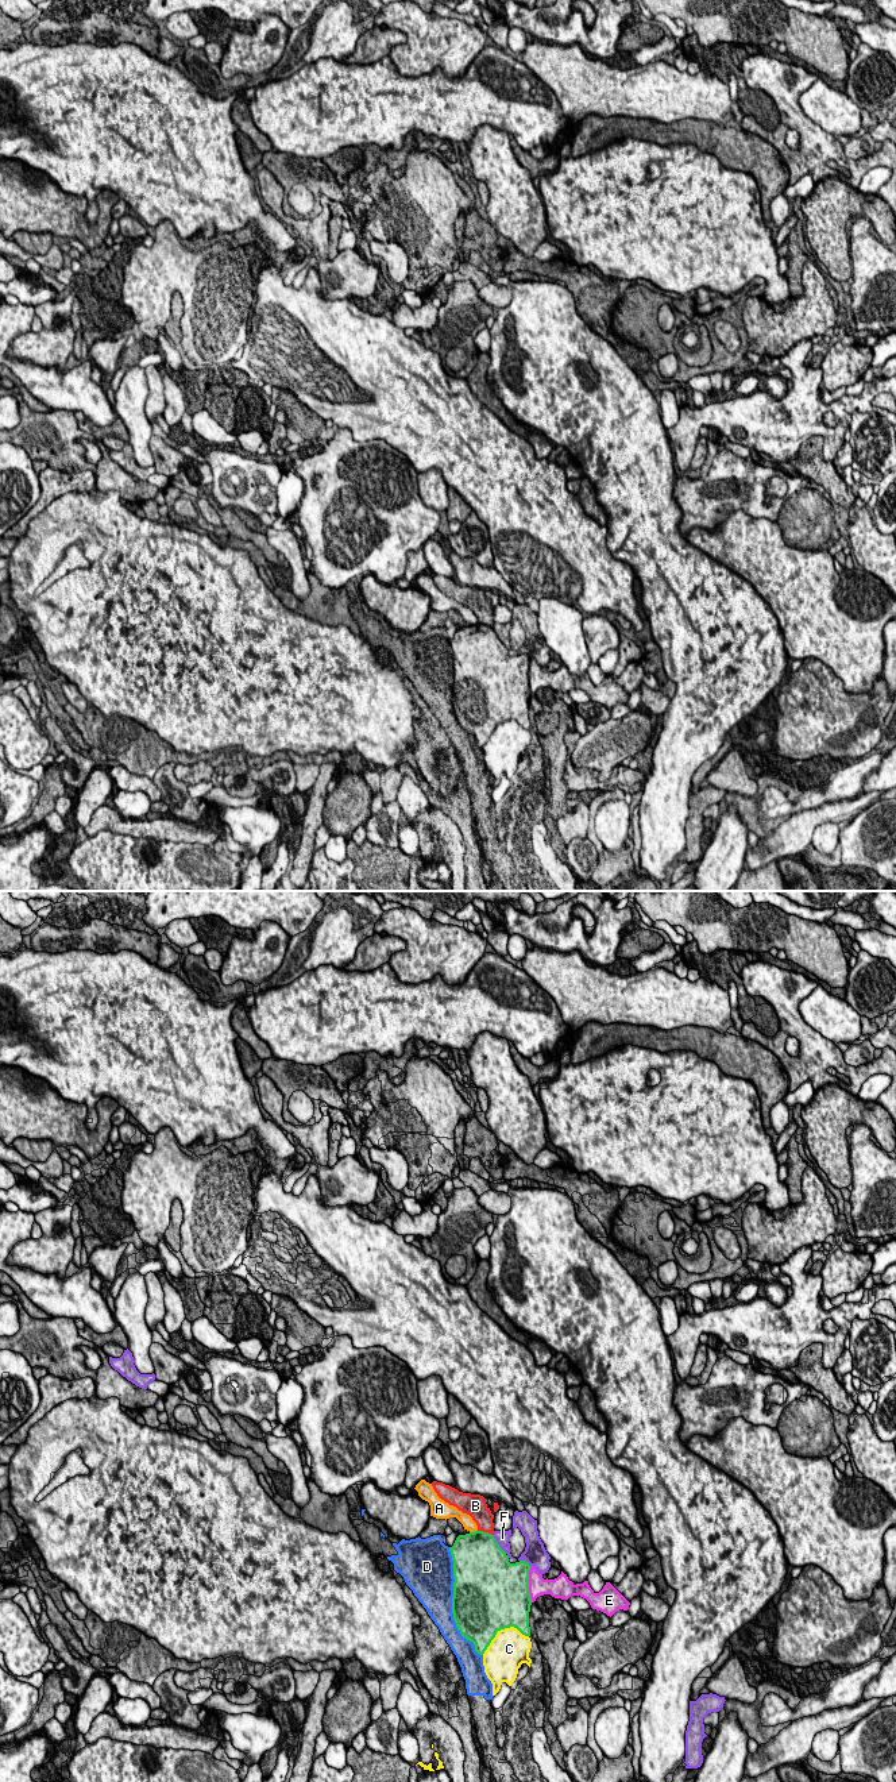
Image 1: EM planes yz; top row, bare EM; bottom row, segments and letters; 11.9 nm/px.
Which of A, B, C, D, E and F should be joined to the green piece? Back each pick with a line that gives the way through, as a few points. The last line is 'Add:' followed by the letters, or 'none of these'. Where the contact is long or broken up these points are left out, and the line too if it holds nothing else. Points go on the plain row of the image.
Add: none of these

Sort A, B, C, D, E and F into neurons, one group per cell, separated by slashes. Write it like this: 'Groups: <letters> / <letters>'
Groups: A / B / C / D / E / F

